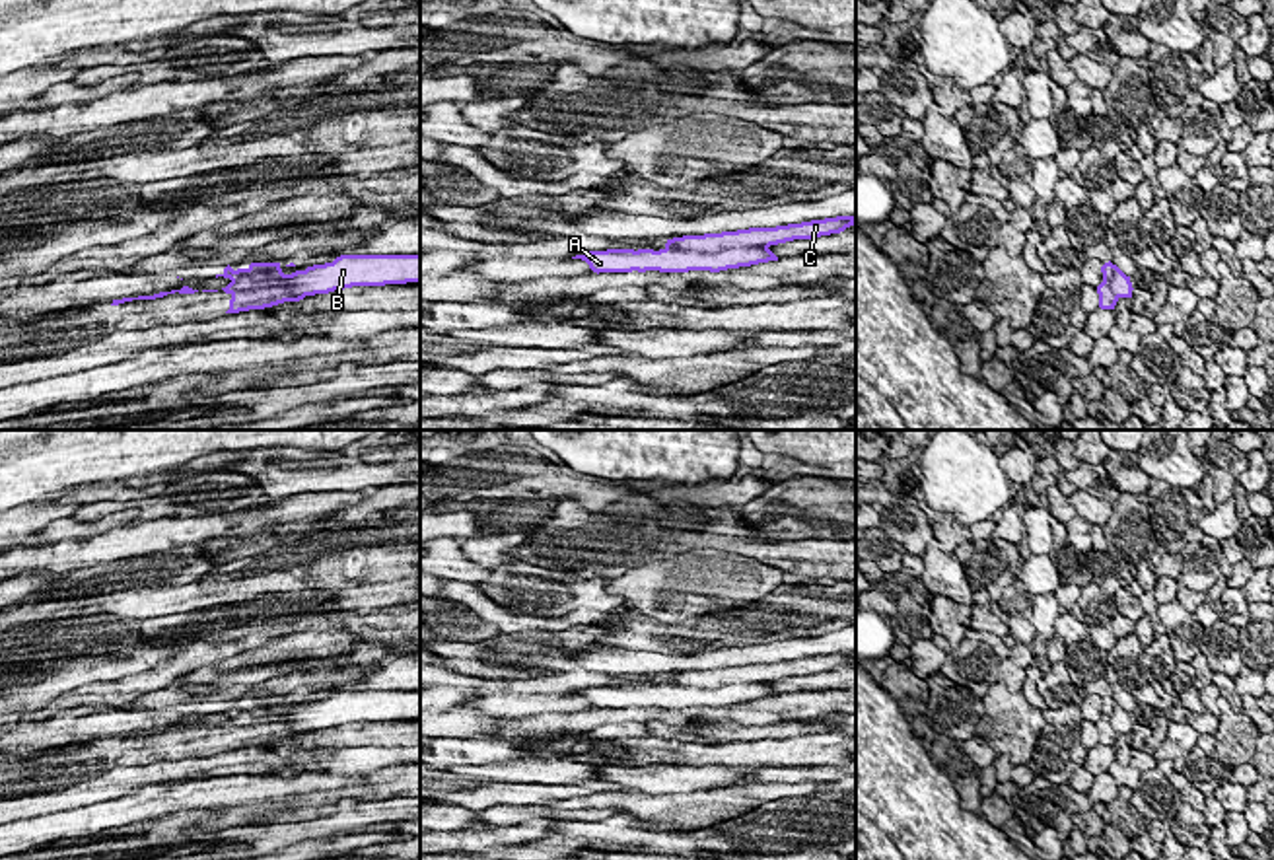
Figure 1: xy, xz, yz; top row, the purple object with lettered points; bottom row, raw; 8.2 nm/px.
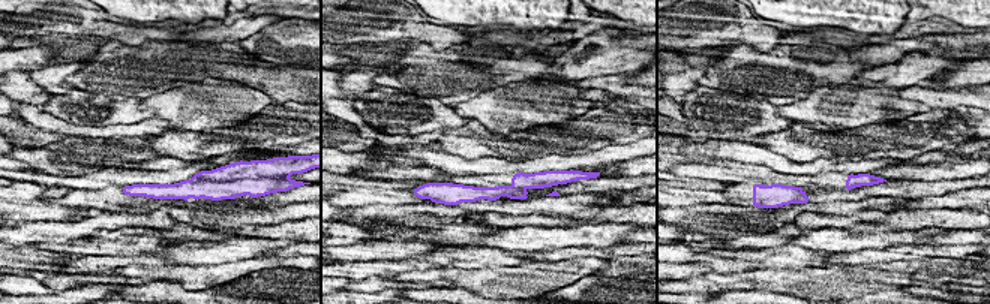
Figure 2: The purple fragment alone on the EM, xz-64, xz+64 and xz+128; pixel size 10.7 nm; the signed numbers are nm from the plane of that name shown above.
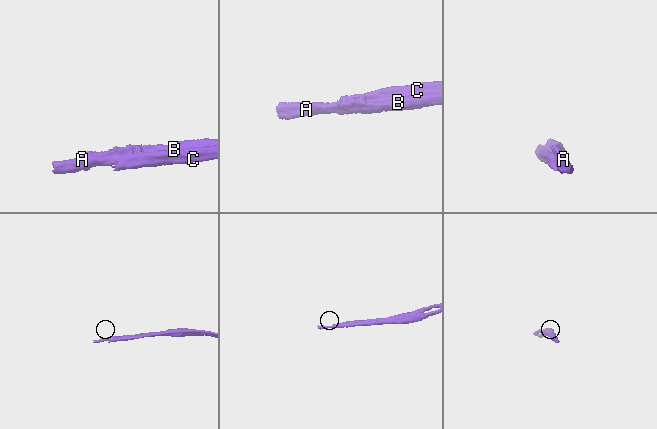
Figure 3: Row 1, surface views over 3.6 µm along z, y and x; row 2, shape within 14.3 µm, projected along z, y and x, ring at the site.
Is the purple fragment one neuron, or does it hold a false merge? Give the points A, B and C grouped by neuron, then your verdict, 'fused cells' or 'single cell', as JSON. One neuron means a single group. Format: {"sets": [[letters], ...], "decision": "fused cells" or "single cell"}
{"sets": [["A", "B"], ["C"]], "decision": "fused cells"}

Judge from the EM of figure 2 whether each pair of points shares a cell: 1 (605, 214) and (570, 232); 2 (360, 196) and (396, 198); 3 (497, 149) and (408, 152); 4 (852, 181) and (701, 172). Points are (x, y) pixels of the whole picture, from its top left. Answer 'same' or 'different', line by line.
1: different
2: same
3: different
4: same

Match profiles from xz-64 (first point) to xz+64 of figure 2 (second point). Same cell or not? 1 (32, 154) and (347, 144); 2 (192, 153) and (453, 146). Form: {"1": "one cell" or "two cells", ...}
{"1": "two cells", "2": "one cell"}

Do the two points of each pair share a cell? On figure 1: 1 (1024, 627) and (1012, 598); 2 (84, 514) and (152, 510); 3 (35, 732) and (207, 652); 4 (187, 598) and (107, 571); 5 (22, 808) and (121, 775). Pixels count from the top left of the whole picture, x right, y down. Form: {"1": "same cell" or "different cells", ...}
{"1": "same cell", "2": "same cell", "3": "different cells", "4": "different cells", "5": "same cell"}

